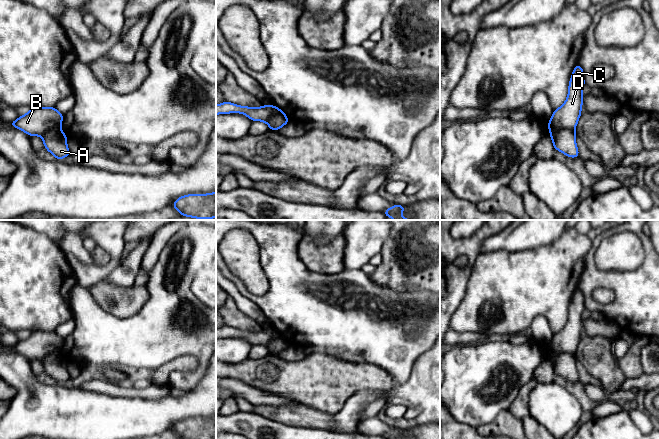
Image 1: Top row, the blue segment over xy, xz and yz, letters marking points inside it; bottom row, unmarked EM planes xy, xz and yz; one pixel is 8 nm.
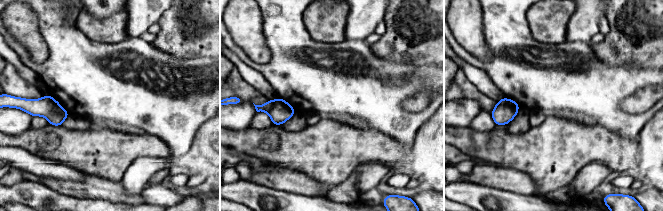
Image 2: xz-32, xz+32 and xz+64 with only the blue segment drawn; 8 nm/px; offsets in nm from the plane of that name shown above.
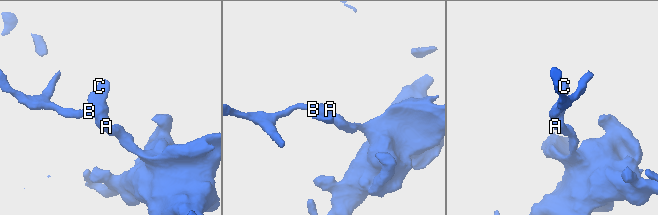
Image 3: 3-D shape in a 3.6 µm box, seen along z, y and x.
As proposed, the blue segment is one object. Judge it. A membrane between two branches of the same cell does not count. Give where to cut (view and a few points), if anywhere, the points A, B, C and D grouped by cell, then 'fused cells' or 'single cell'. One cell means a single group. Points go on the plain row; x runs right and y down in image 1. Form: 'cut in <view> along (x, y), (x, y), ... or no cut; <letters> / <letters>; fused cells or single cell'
cut in yz along (574, 354), (556, 353), (549, 355); A / B C D; fused cells

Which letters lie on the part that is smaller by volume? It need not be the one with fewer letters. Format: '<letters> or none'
A

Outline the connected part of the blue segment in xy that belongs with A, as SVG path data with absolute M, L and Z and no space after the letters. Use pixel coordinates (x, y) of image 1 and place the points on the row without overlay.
M53 351L47 354L42 360L44 371L56 384L66 382L70 379L67 370L67 360L60 351Z

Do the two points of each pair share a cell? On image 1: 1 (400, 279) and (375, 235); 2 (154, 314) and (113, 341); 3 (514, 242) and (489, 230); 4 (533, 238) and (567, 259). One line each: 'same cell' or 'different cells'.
1: same cell
2: same cell
3: different cells
4: different cells

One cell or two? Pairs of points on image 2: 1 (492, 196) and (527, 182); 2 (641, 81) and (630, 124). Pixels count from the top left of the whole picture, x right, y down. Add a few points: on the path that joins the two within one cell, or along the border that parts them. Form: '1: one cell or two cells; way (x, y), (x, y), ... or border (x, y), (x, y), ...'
1: two cells; border (483, 185), (529, 195)
2: one cell; way (629, 86), (616, 99), (616, 110), (618, 112)

